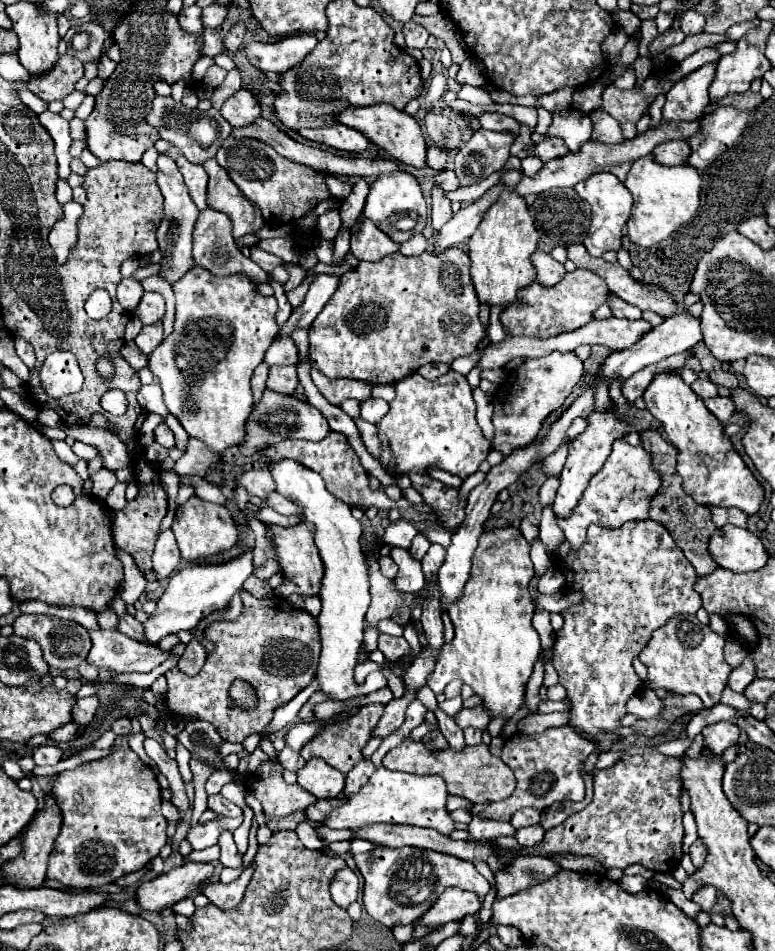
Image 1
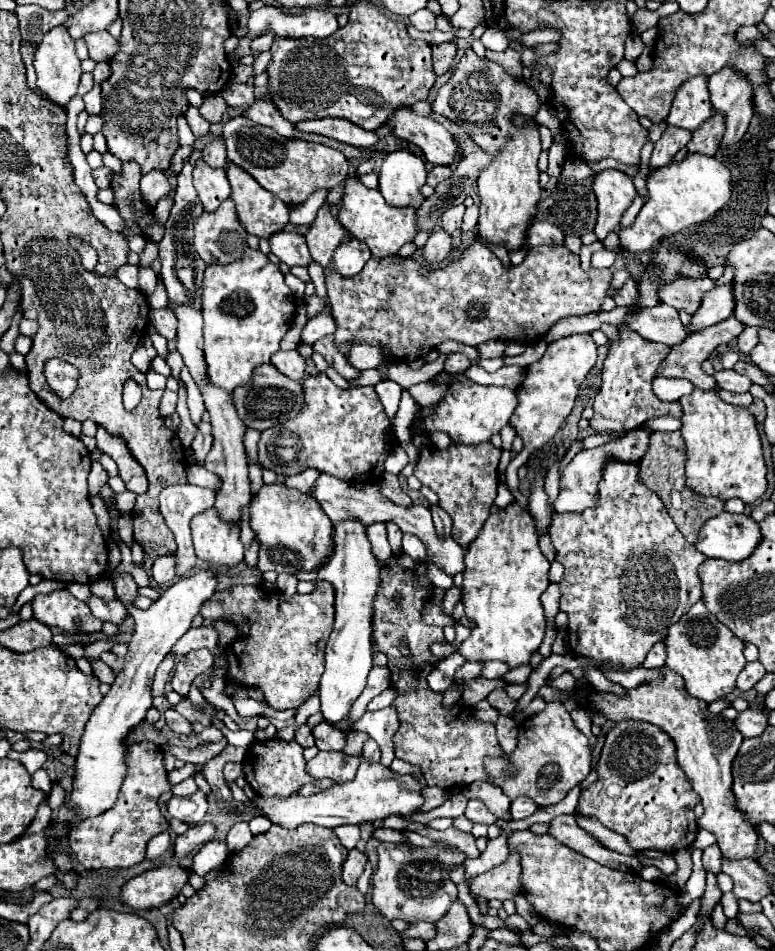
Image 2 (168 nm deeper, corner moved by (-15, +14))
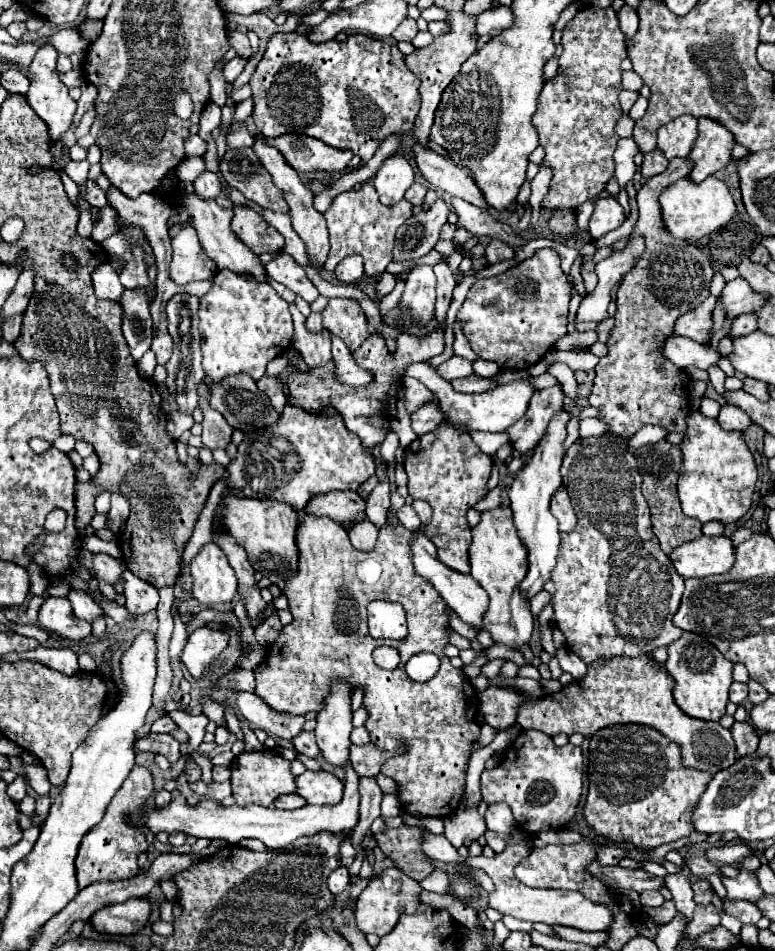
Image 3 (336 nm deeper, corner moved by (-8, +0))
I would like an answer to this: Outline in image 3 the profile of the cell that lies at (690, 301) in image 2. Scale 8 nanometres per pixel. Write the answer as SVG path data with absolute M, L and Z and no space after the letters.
M708 296L700 306L690 310L688 314L680 316L674 326L676 334L688 336L698 344L708 344L712 338L712 328L714 328L714 322L712 322L714 302L716 302L716 298Z

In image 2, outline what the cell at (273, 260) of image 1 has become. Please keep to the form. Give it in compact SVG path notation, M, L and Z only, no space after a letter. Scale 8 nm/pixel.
M275 232L269 238L271 252L287 266L309 266L311 254L305 244L303 234L295 232Z

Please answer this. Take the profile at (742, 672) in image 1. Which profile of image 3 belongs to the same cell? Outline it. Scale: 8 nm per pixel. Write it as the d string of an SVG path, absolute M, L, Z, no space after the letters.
M732 682L732 686L730 686L730 702L740 704L746 696L748 696L748 686L742 684L742 682Z

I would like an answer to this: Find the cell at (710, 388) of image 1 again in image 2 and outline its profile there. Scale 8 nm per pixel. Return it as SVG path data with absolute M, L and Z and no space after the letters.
M719 370L713 374L715 382L719 388L723 390L729 390L729 392L747 392L751 388L751 380L741 376L741 374L735 374L733 370Z

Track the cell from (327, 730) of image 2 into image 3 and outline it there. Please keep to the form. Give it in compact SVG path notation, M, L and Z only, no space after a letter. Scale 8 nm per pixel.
M302 732L302 734L298 734L296 738L292 738L292 746L294 746L296 752L306 754L310 758L316 758L320 754L320 750L316 746L316 740L314 740L314 732Z

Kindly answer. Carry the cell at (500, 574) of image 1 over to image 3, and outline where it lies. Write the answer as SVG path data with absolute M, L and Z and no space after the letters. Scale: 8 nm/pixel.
M498 506L480 514L480 522L472 528L470 566L472 578L476 578L490 596L490 606L484 614L484 626L492 634L494 642L502 642L514 650L530 642L534 618L528 602L520 596L520 580L524 580L524 574L528 572L528 552L516 534L510 506Z

